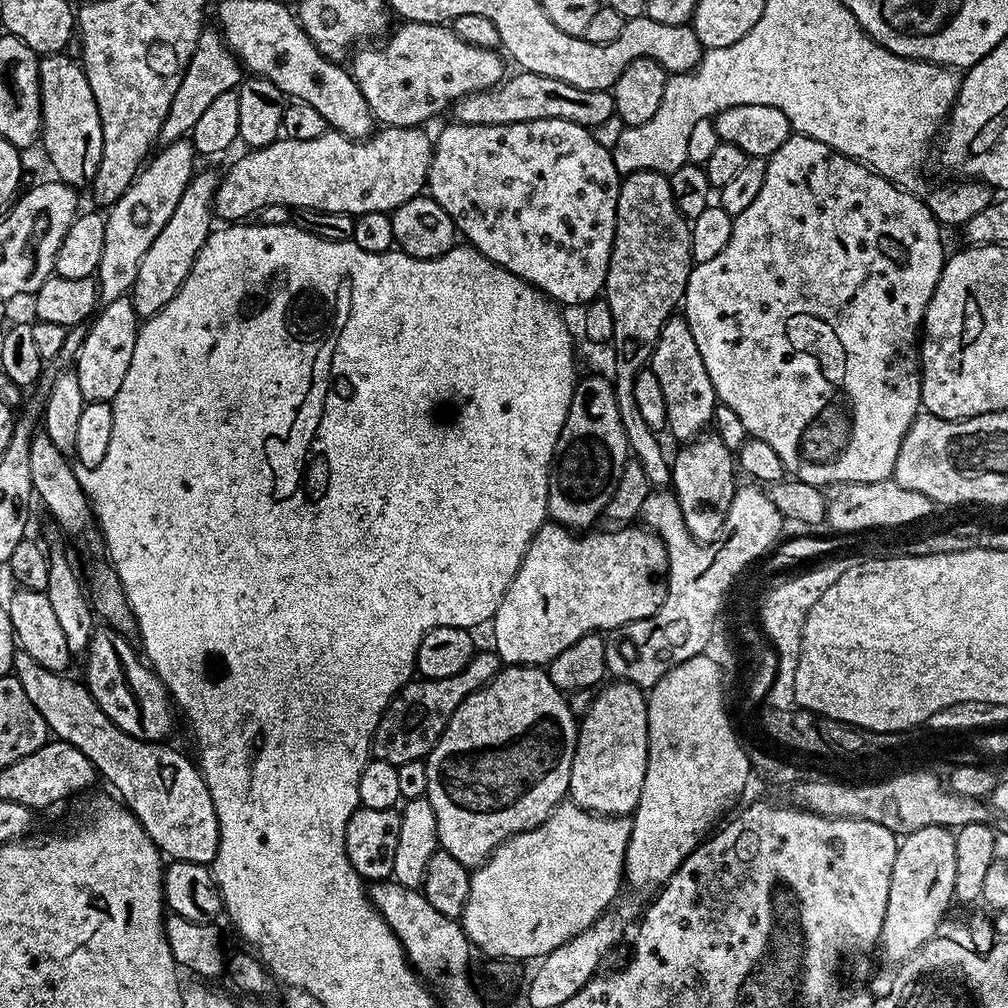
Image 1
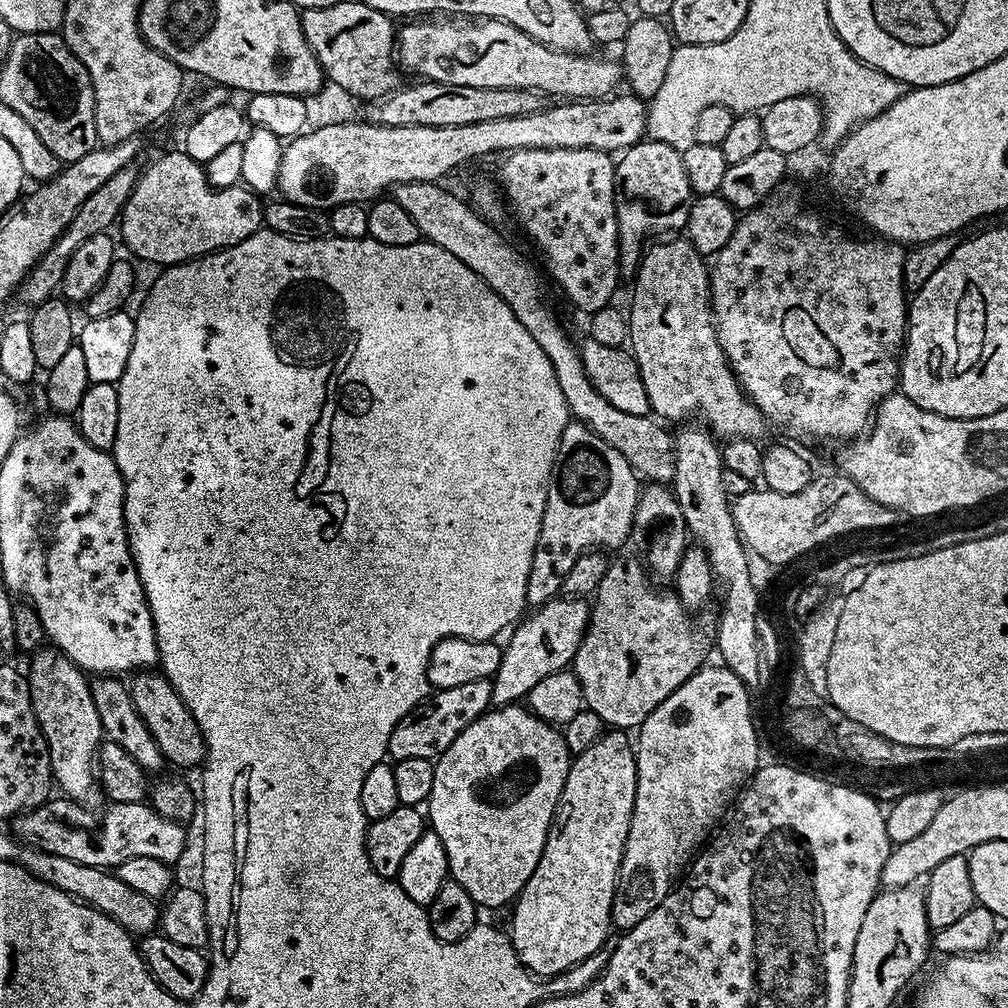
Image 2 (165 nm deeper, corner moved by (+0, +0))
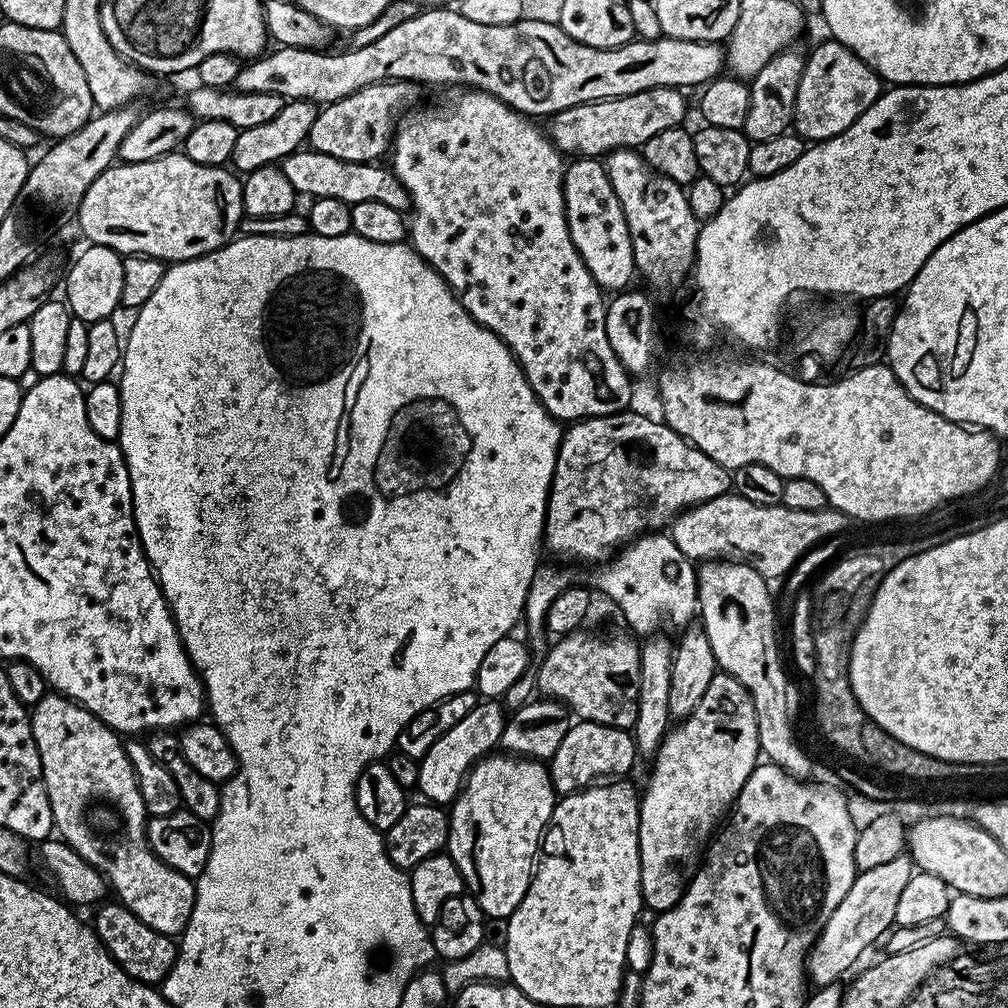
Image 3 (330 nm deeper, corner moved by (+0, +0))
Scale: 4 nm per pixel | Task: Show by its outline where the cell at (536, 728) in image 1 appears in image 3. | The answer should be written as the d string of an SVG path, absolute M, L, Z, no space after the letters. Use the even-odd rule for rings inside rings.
M489 754L468 772L464 787L456 795L448 812L446 855L458 866L467 895L473 896L485 917L503 921L522 902L534 875L534 865L542 848L544 830L558 799L552 787L547 763L515 754Z

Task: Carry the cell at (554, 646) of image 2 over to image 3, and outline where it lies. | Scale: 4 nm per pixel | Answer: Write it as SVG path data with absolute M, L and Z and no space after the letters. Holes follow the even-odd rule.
M488 698L483 702L478 702L462 722L457 722L451 730L446 730L430 750L418 761L418 782L416 788L421 792L425 801L441 806L451 805L464 787L465 780L468 779L468 772L479 762L493 751L492 747L500 744L500 739L504 733L506 723L506 711L504 712L503 703L495 699Z

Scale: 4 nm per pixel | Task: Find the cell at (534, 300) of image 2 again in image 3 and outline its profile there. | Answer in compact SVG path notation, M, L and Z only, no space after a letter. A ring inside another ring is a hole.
M297 150L291 152L282 162L282 170L290 186L301 196L307 198L338 198L348 205L358 202L382 202L385 206L394 206L394 210L404 212L409 207L408 192L398 182L398 178L387 167L379 168L376 162L355 164L334 158L330 154Z

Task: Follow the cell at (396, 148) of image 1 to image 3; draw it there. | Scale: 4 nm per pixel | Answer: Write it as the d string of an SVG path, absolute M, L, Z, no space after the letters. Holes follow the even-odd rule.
M651 88L622 98L570 106L552 115L547 121L546 131L561 153L572 158L604 158L619 148L636 150L650 142L654 134L679 128L685 123L688 104L684 101L684 96L685 93L679 88Z

